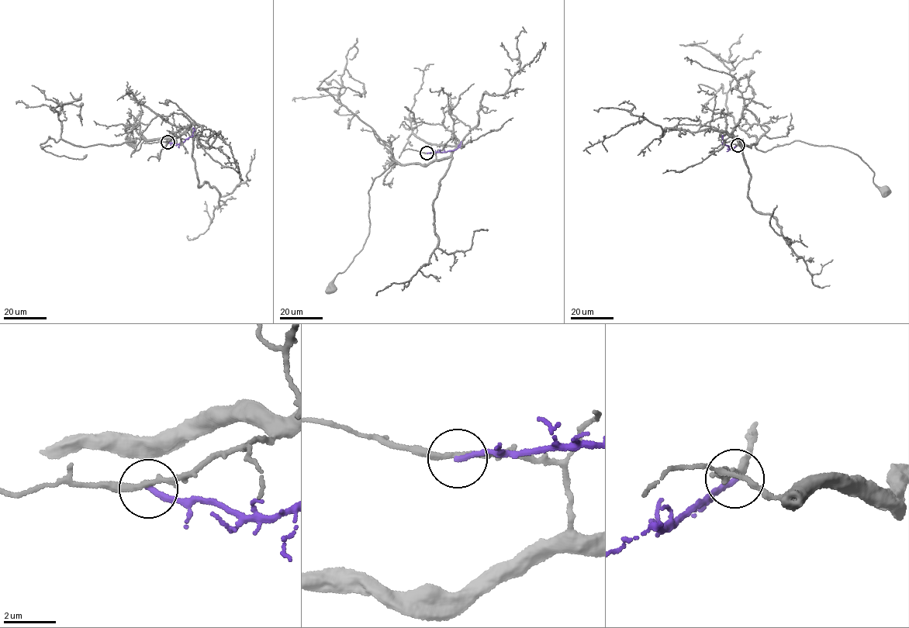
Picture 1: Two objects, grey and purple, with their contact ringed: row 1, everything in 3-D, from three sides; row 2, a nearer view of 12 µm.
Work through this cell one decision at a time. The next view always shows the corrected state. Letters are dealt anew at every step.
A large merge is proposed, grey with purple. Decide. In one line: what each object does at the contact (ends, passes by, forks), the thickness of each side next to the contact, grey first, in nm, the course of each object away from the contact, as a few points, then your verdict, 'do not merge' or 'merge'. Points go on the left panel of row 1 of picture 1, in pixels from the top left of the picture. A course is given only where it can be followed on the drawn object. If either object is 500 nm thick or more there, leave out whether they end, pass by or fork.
grey passes by; purple ends there; 190 nm thick on the grey side, 200 nm on the other; grey runs (167, 142), (177, 137), (146, 139), (140, 149), (136, 150), (133, 147), (126, 129), (140, 112), (129, 141); purple runs (167, 142), (177, 144), (183, 142), (193, 136), (193, 128); do not merge

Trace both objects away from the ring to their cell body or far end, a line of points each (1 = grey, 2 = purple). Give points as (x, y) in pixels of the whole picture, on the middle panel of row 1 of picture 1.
1: (426, 153), (434, 153), (436, 159), (426, 163), (394, 163), (375, 178), (368, 192), (367, 239), (330, 288)
2: (426, 153), (455, 150), (461, 141)

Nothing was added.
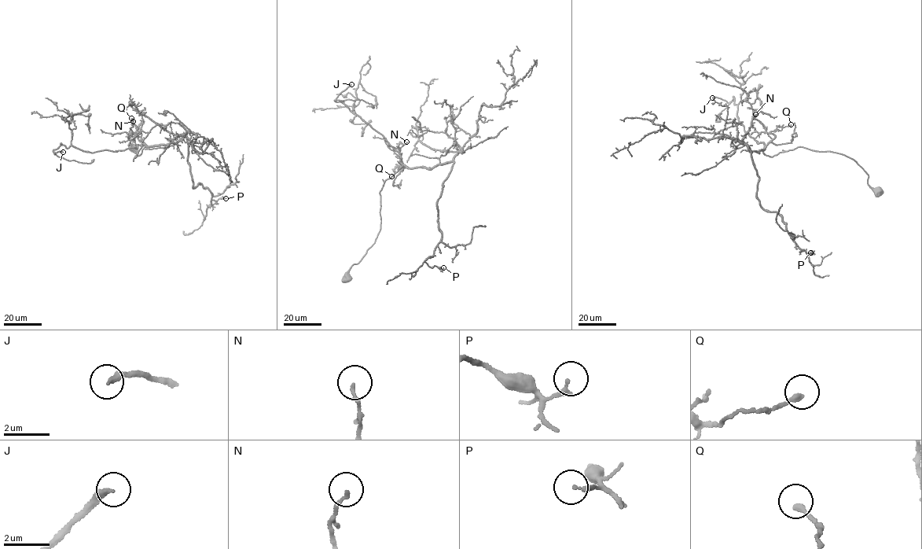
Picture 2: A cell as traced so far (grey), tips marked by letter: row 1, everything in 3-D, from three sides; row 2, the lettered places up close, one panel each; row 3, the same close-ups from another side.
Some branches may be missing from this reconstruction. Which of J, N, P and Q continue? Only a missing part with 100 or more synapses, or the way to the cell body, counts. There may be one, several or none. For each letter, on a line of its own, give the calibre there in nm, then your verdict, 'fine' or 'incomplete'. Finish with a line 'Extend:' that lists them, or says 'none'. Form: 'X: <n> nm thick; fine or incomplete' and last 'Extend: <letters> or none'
J: 240 nm thick; incomplete
N: 140 nm thick; fine
P: 200 nm thick; fine
Q: 240 nm thick; fine
Extend: J

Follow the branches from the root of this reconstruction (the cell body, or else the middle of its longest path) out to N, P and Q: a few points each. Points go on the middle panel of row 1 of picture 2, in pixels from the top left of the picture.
N: (346, 278), (380, 232), (380, 191), (402, 166), (406, 167), (402, 169), (398, 156), (406, 141)
P: (346, 278), (380, 230), (383, 182), (402, 166), (453, 161), (437, 203), (442, 236), (424, 261), (443, 267)
Q: (346, 278), (380, 230), (380, 191), (383, 182), (402, 166), (406, 167), (402, 169), (401, 163), (391, 176)

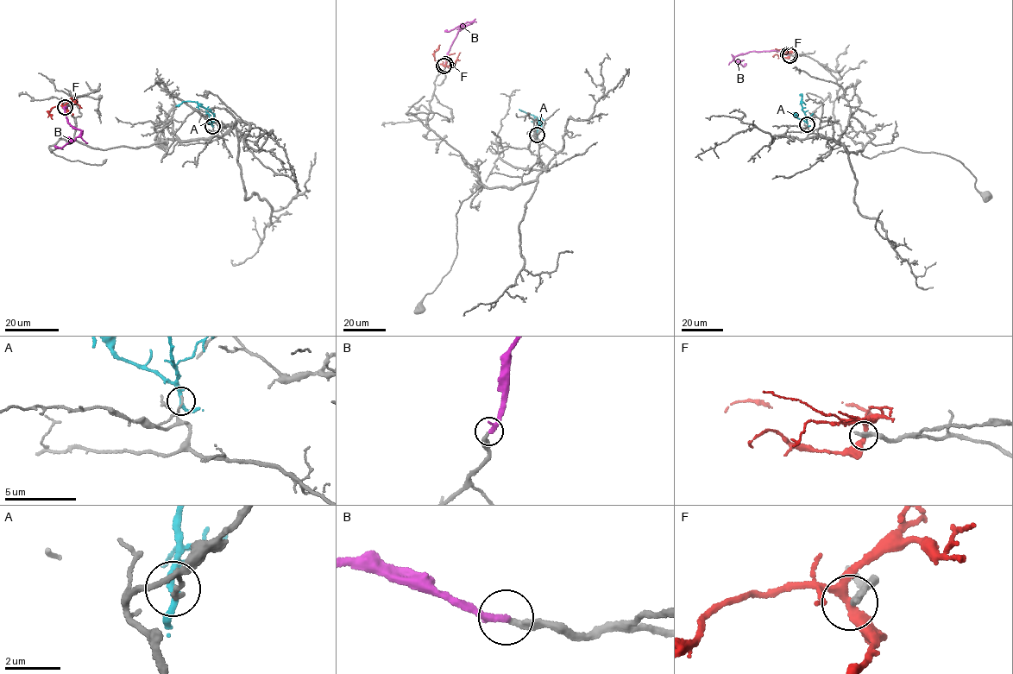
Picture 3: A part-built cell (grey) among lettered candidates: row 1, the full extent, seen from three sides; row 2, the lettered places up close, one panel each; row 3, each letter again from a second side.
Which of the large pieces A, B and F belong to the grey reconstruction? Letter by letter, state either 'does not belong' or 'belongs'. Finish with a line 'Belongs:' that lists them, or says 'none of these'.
A: does not belong
B: belongs
F: does not belong
Belongs: B

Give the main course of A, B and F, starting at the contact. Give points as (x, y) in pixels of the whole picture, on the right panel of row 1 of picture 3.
A: (807, 124), (801, 103), (802, 96), (799, 94)
B: (788, 54), (773, 50), (751, 51), (734, 57), (733, 60), (744, 66), (745, 63)
F: (789, 55), (790, 52), (787, 51), (769, 52)

